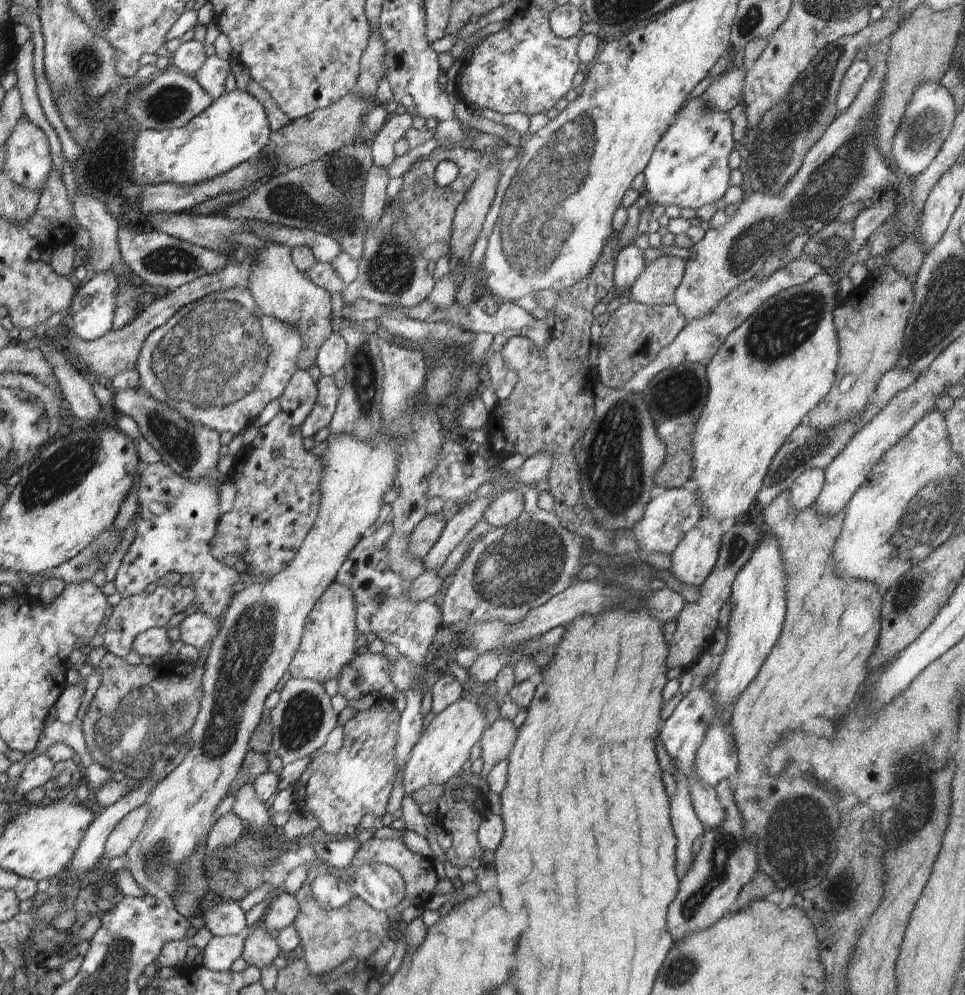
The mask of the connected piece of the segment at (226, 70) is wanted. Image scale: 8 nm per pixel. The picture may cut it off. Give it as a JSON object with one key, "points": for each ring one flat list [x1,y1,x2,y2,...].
{"points":[[217,55,207,57,200,70,194,74,198,84,204,88,215,101,225,93,224,83,230,73,230,61,218,58]]}

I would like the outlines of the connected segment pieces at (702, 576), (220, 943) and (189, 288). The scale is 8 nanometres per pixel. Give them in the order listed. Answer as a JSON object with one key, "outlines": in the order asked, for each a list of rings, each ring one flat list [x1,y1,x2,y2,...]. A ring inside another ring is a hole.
{"outlines":[[[702,517,696,526,686,533,674,552,671,552,671,572,682,584,698,588,707,579,718,560,721,538,728,525,716,519]],[[244,934,213,936,204,949,203,965,216,972,230,971,232,964,242,956]],[[250,252,250,254,244,257,240,265,231,257,222,272,215,275,198,277,196,280,186,283,176,290,170,291,166,296,163,296,161,299,156,299,146,306,130,324,118,330,112,329,98,340,86,342,78,336,73,338,71,336,66,336,65,339,57,339,57,342,60,346,64,346,65,350,68,350,68,348,74,350,78,358,80,358,80,360,82,360,91,370,91,379,100,380,109,384,117,374,133,369,136,366,139,352,141,351,146,337,155,328,162,326,177,310,180,310,183,306,191,302,200,300,206,295,225,291,239,286,240,284,247,283,250,267,253,263,251,255,253,255,253,252]]]}

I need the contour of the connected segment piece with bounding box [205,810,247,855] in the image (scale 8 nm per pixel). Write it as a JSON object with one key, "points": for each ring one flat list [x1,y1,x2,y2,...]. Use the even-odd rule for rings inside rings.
{"points":[[232,810,222,815,210,829,205,840,207,853,211,855,216,849,235,843,245,832,247,825]]}

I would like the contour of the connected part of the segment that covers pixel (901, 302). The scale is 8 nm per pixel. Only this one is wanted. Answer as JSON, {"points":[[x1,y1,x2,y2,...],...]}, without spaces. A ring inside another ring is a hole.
{"points":[[890,263,877,265,862,284,862,295,835,306,834,324,839,340,839,361,828,394,807,414,805,421,823,431,864,411,881,376,896,366,913,305,913,284]]}

